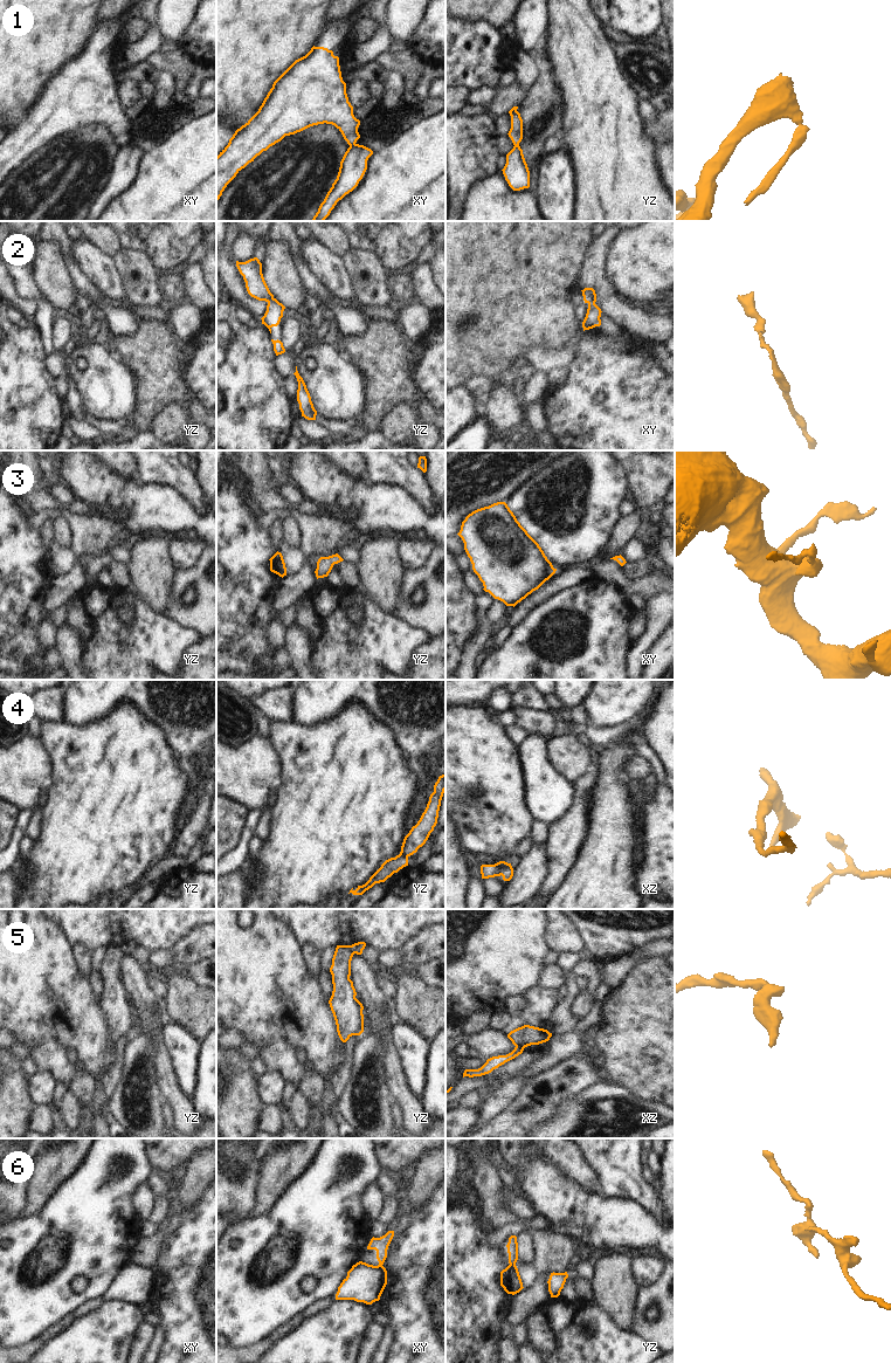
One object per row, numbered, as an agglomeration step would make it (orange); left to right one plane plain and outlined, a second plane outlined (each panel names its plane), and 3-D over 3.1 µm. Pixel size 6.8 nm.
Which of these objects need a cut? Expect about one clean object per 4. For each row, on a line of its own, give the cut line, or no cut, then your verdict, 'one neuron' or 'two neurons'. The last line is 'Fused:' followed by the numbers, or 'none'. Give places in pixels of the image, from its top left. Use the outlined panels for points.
1: cut in xy along (354, 143), (350, 146); two neurons
2: no cut; one neuron
3: no cut; one neuron
4: cut in yz along (400, 853), (407, 858); two neurons
5: cut in xz along (516, 1045), (524, 1047); two neurons
6: cut in yz along (515, 1264), (509, 1265); two neurons
Fused: 1, 4, 5, 6

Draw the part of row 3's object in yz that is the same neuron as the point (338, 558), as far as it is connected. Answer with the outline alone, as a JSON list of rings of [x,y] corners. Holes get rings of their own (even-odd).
[[[338,553],[329,557],[320,557],[317,562],[317,569],[315,571],[317,579],[327,577],[333,565],[343,560],[344,559]]]

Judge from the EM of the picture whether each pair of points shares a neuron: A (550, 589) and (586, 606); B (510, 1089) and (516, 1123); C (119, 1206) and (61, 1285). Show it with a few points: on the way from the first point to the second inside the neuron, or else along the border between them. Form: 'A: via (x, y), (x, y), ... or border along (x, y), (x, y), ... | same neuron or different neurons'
A: border along (584, 579), (550, 596), (536, 606) | different neurons
B: border along (529, 1079), (519, 1093), (491, 1119) | different neurons
C: via (99, 1226), (62, 1265) | same neuron

